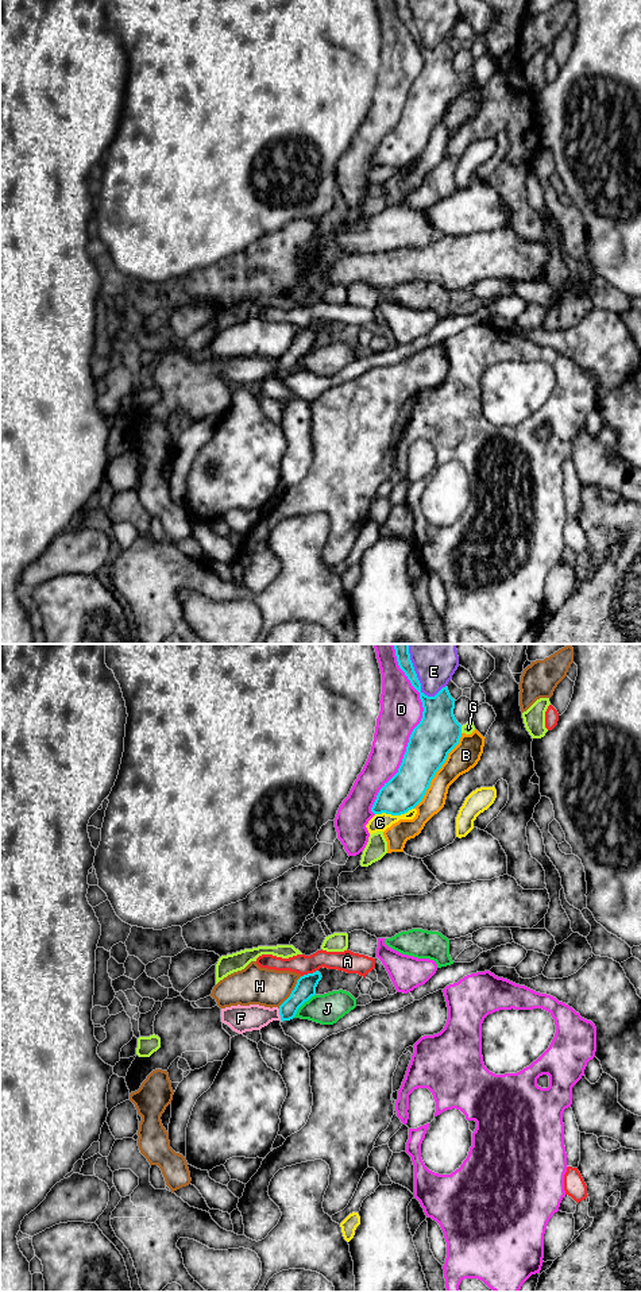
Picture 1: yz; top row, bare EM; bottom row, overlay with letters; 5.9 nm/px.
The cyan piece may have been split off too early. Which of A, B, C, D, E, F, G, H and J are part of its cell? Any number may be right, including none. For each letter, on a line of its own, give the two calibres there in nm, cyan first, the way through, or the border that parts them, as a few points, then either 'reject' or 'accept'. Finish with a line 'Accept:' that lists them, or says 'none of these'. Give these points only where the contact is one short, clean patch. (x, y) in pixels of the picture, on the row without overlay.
A: 120/130 nm | along yz (317, 321), (301, 328) | reject
B: 260/160 nm | reject
C: 220/110 nm | reject
D: 260/260 nm | reject
E: 180/220 nm | reject
F: 120/160 nm | across yz (305, 340), (280, 366), (240, 370) | accept
G: 260/70 nm | reject
H: 120/220 nm | along yz (301, 328), (290, 347), (278, 359) | reject
J: 120/180 nm | reject
Accept: F

